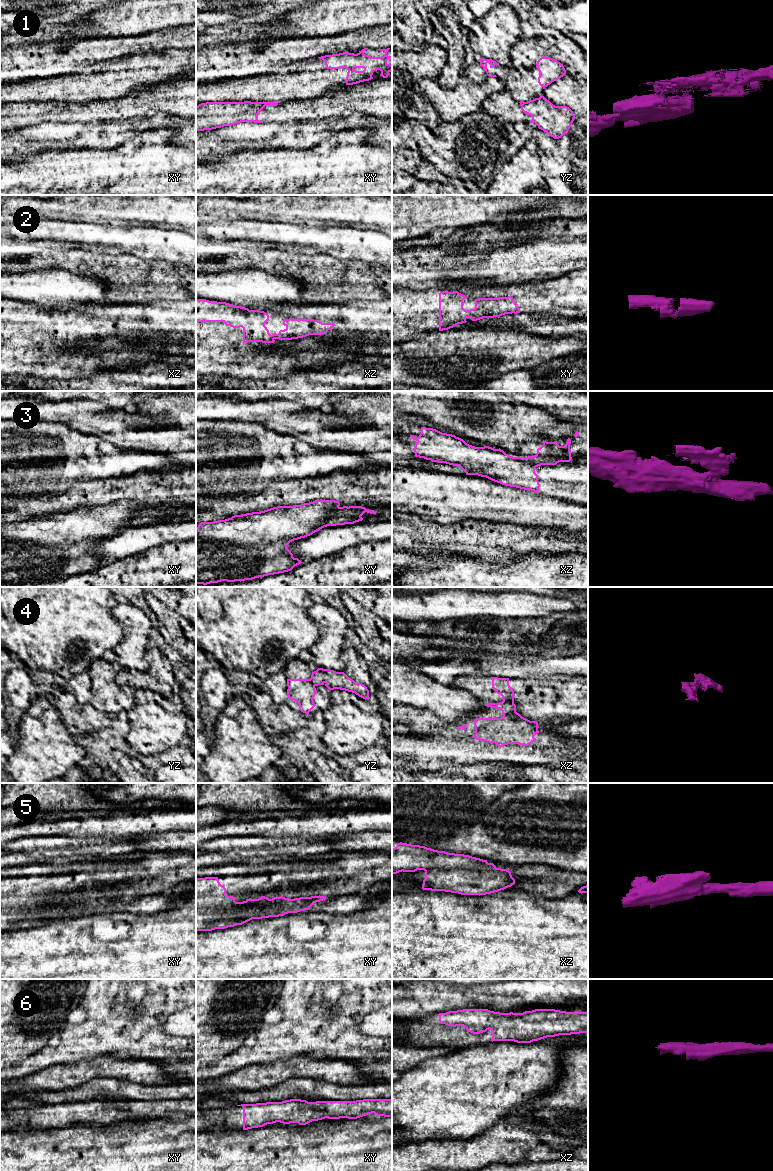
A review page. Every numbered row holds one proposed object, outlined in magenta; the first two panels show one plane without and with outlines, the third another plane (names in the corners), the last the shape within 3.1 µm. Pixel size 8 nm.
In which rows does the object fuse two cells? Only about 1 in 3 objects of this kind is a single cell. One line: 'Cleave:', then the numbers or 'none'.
Cleave: 1, 3, 4, 5

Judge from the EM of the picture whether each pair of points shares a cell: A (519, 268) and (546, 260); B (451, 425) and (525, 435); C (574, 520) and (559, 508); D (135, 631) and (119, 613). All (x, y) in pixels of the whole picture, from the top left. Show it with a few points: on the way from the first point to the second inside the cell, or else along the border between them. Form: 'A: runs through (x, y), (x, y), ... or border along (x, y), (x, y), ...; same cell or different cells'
A: runs through (526, 263), (539, 260); same cell
B: runs through (469, 429), (475, 433), (507, 433); same cell
C: runs through (570, 516), (563, 512); same cell
D: runs through (133, 626), (124, 617); same cell

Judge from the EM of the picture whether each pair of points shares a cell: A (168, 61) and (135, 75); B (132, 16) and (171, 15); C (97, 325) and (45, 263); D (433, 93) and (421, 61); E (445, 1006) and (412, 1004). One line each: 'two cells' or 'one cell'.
A: one cell
B: one cell
C: two cells
D: two cells
E: one cell

